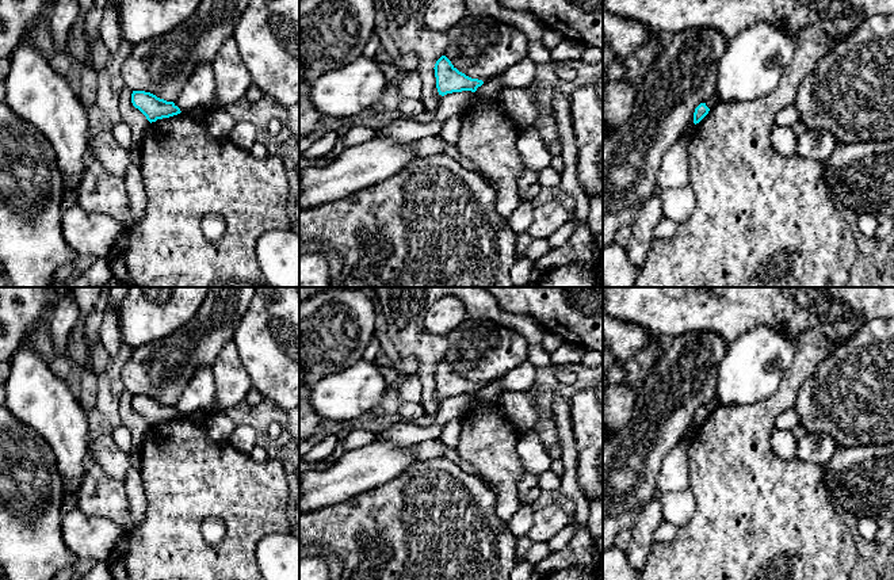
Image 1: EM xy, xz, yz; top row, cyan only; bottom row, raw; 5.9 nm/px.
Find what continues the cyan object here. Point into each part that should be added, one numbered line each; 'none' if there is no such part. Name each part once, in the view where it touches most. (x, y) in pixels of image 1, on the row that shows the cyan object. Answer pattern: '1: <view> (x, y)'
none

